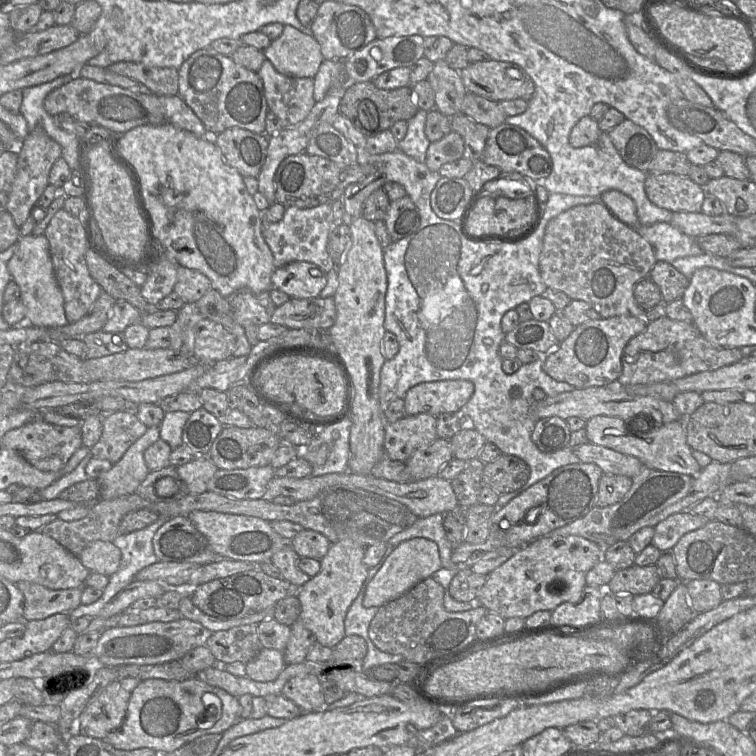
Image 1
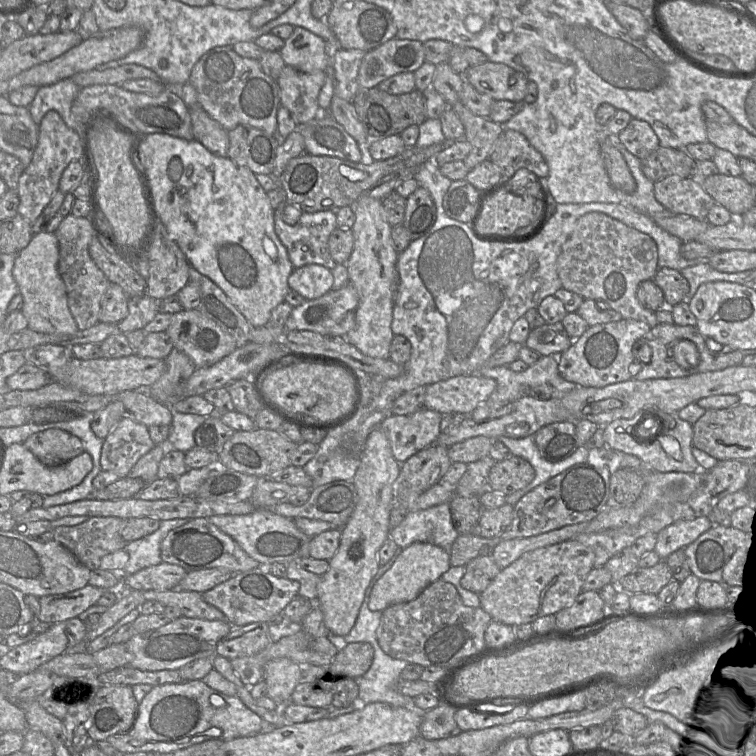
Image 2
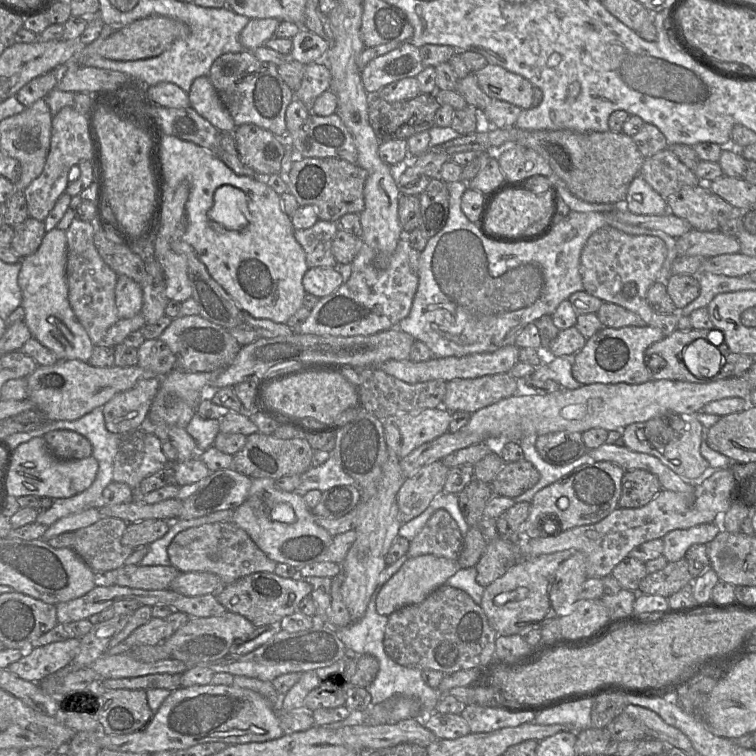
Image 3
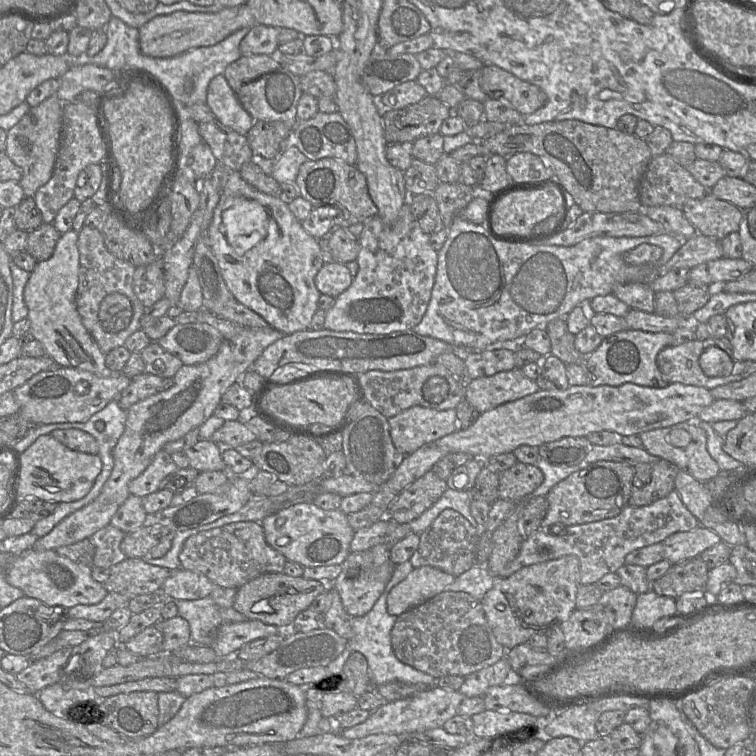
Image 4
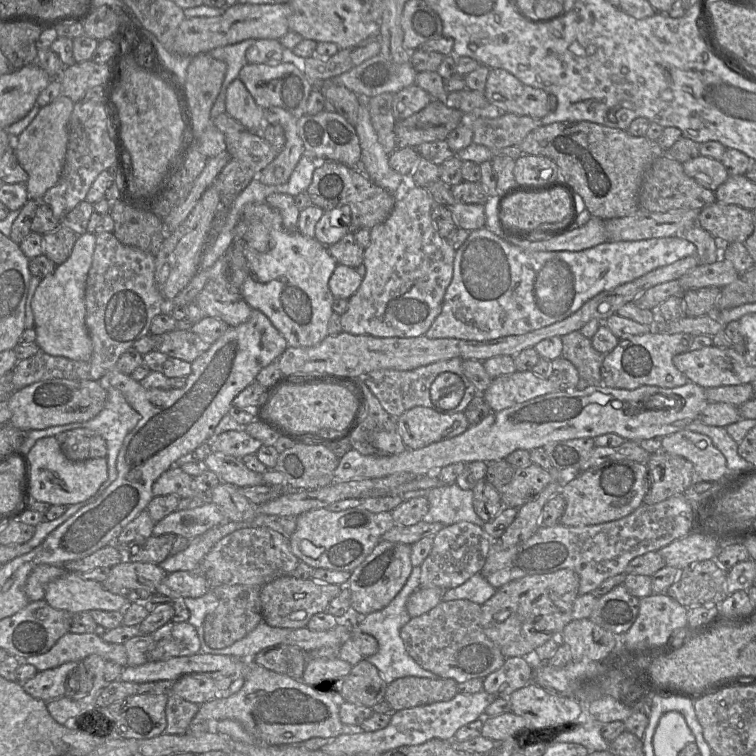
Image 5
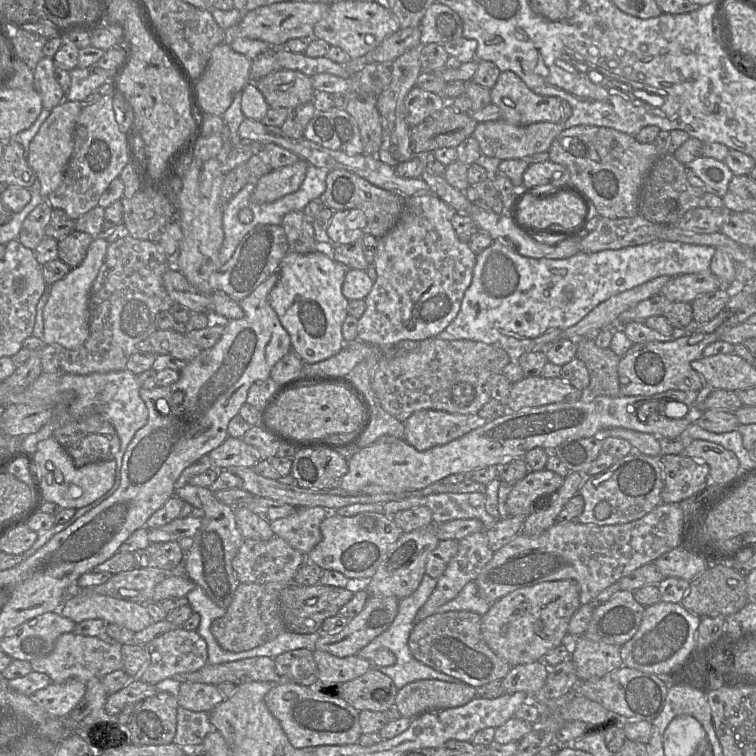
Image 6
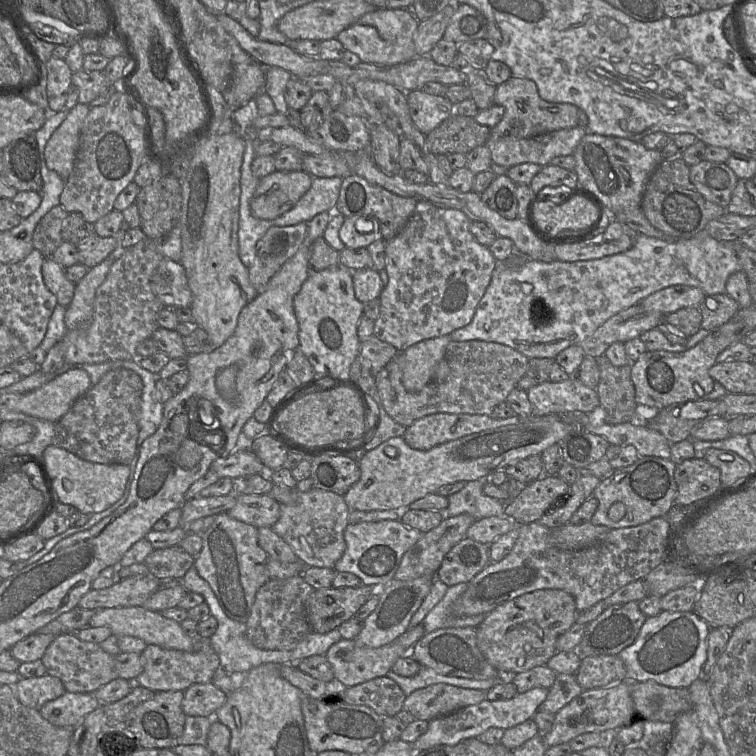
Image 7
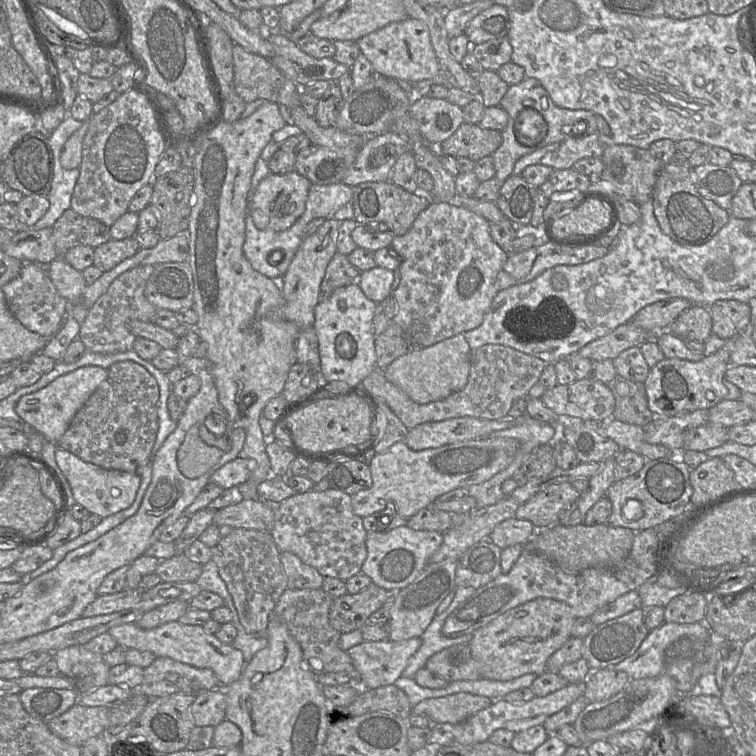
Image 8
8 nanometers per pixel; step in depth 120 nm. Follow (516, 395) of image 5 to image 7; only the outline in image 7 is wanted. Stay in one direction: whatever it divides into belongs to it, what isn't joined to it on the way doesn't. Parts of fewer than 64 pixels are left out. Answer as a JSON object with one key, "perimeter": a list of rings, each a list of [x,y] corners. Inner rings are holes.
{"perimeter":[[[574,378],[563,382],[546,381],[526,392],[532,405],[532,416],[593,413],[600,407],[596,389]]]}

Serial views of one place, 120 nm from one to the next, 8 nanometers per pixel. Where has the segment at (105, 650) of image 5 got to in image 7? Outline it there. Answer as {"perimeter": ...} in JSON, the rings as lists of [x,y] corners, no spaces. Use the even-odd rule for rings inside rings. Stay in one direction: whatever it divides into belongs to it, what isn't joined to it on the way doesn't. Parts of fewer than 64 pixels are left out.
{"perimeter":[[[60,634],[41,658],[46,674],[58,678],[67,692],[94,694],[100,687],[117,678],[115,659],[99,644],[80,640],[76,634]]]}

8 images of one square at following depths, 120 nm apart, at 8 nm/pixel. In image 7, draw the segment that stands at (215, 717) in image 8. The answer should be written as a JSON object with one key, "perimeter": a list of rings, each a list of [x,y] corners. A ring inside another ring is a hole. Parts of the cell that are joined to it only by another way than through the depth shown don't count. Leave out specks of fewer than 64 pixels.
{"perimeter":[[[212,682],[193,684],[184,691],[182,710],[187,716],[212,718],[226,702],[228,695]]]}

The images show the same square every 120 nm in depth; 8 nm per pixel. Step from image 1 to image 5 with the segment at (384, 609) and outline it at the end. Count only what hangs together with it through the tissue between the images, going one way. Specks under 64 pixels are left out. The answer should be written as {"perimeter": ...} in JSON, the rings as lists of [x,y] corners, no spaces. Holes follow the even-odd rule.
{"perimeter":[[[469,600],[441,601],[433,609],[412,617],[400,630],[408,654],[425,670],[457,683],[484,678],[499,669],[506,657],[481,626],[481,606]]]}

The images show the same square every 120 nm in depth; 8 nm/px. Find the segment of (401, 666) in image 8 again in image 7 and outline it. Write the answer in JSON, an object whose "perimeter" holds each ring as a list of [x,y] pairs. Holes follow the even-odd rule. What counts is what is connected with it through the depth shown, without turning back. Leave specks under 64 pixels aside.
{"perimeter":[[[423,624],[409,628],[396,641],[379,648],[363,646],[357,640],[342,639],[332,645],[325,654],[326,659],[332,665],[335,680],[339,686],[351,687],[374,678],[387,676],[395,662],[402,657],[413,656],[414,645],[425,635]]]}

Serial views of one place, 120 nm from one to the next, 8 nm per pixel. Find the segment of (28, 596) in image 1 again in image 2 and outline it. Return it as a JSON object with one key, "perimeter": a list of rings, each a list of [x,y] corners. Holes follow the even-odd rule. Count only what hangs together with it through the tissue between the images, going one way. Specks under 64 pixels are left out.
{"perimeter":[[[87,584],[72,592],[42,596],[38,598],[40,603],[38,619],[41,622],[55,624],[76,618],[89,607],[96,605],[103,592],[104,589]]]}

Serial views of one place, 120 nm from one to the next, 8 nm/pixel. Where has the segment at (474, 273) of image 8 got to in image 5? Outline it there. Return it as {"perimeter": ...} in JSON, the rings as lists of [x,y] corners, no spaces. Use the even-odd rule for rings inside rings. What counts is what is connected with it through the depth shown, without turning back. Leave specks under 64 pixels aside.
{"perimeter":[[[407,181],[407,186],[397,196],[396,204],[389,217],[384,222],[370,229],[370,244],[364,249],[363,253],[363,264],[365,265],[366,273],[358,290],[348,299],[346,312],[340,316],[342,332],[352,335],[370,335],[380,338],[411,338],[425,335],[427,330],[431,327],[432,323],[441,312],[445,292],[451,283],[456,253],[456,250],[446,239],[439,235],[435,228],[435,224],[431,218],[431,210],[434,204],[435,201],[427,188],[411,186]]]}

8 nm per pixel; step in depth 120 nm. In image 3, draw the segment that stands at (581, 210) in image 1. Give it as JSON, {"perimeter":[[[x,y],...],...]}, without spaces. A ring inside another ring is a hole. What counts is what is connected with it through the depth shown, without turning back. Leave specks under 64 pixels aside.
{"perimeter":[[[605,226],[588,238],[582,250],[580,274],[583,290],[603,302],[619,305],[638,314],[647,325],[660,329],[668,336],[678,329],[679,312],[658,314],[648,305],[646,298],[666,256],[666,244],[656,236],[631,235]]]}

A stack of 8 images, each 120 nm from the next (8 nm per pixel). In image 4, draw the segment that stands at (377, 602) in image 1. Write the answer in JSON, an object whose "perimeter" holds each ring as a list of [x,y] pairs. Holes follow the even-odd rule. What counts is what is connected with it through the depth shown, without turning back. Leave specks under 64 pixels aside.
{"perimeter":[[[432,566],[414,568],[388,594],[386,600],[387,612],[398,617],[445,591],[445,588],[455,578],[455,576]]]}

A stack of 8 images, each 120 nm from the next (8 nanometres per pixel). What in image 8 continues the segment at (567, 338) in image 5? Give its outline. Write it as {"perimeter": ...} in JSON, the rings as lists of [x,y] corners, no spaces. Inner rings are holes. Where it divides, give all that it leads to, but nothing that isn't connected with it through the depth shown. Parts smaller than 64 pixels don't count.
{"perimeter":[[[617,375],[609,386],[615,398],[613,418],[644,427],[655,417],[648,407],[644,383],[634,382]]]}

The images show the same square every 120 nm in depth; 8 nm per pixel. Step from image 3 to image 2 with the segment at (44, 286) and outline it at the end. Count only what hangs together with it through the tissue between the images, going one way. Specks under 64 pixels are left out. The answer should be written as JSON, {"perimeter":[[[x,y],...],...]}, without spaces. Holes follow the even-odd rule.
{"perimeter":[[[36,233],[28,246],[17,254],[13,277],[23,297],[21,311],[30,329],[45,334],[75,335],[80,330],[68,306],[66,286],[58,271],[58,261],[59,243],[56,235]]]}

